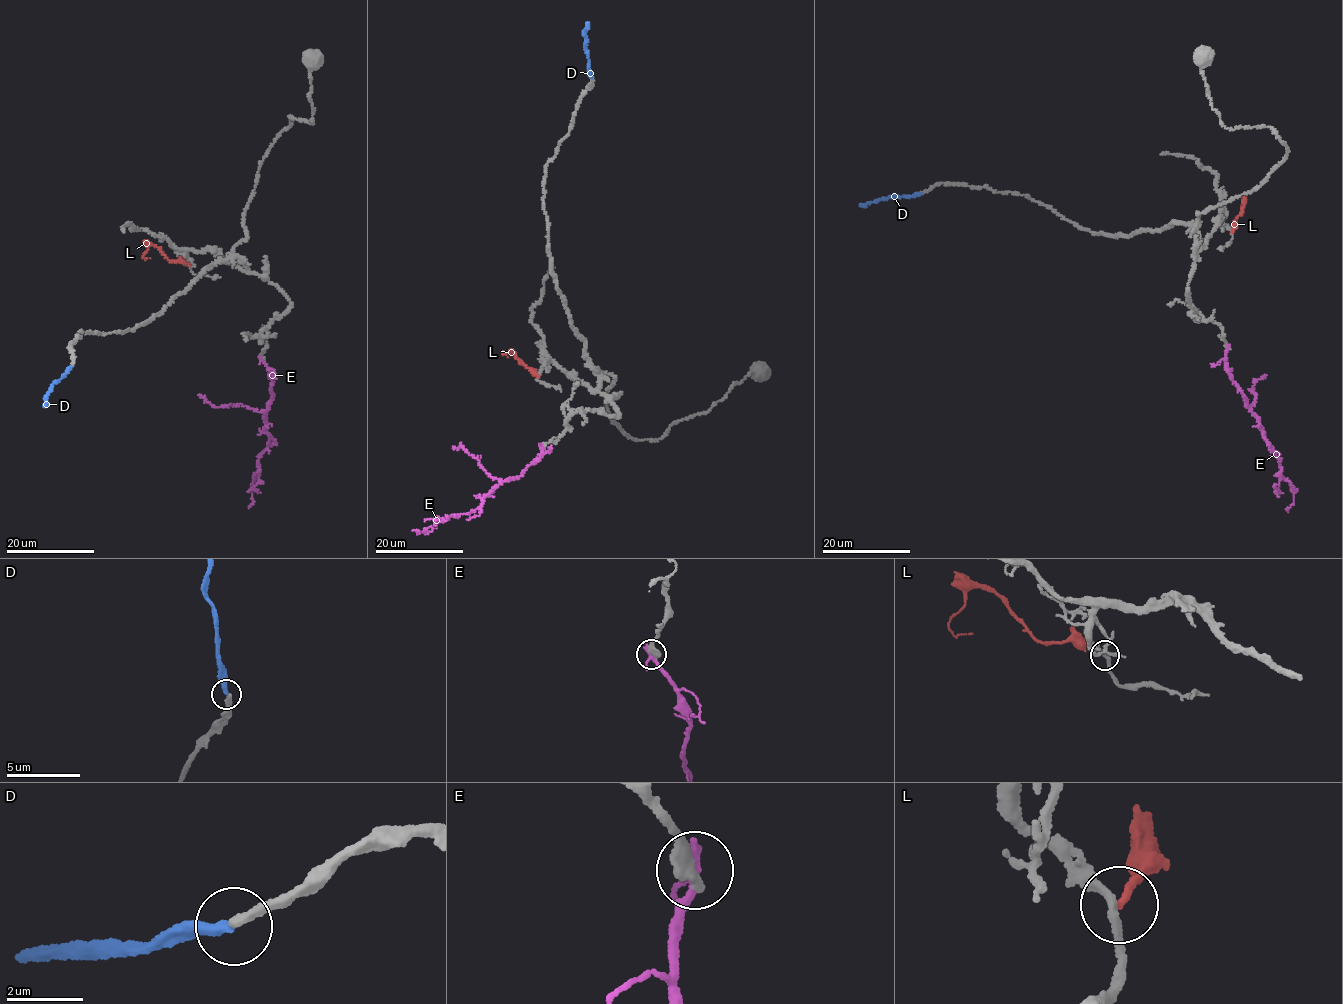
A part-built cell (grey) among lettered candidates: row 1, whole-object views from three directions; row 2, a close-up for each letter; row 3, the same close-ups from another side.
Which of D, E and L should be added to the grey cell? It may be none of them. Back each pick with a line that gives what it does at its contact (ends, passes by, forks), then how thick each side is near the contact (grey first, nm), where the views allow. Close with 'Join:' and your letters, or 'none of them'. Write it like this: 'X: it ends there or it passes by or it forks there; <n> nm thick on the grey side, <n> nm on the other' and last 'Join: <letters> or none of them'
Join: none of them

